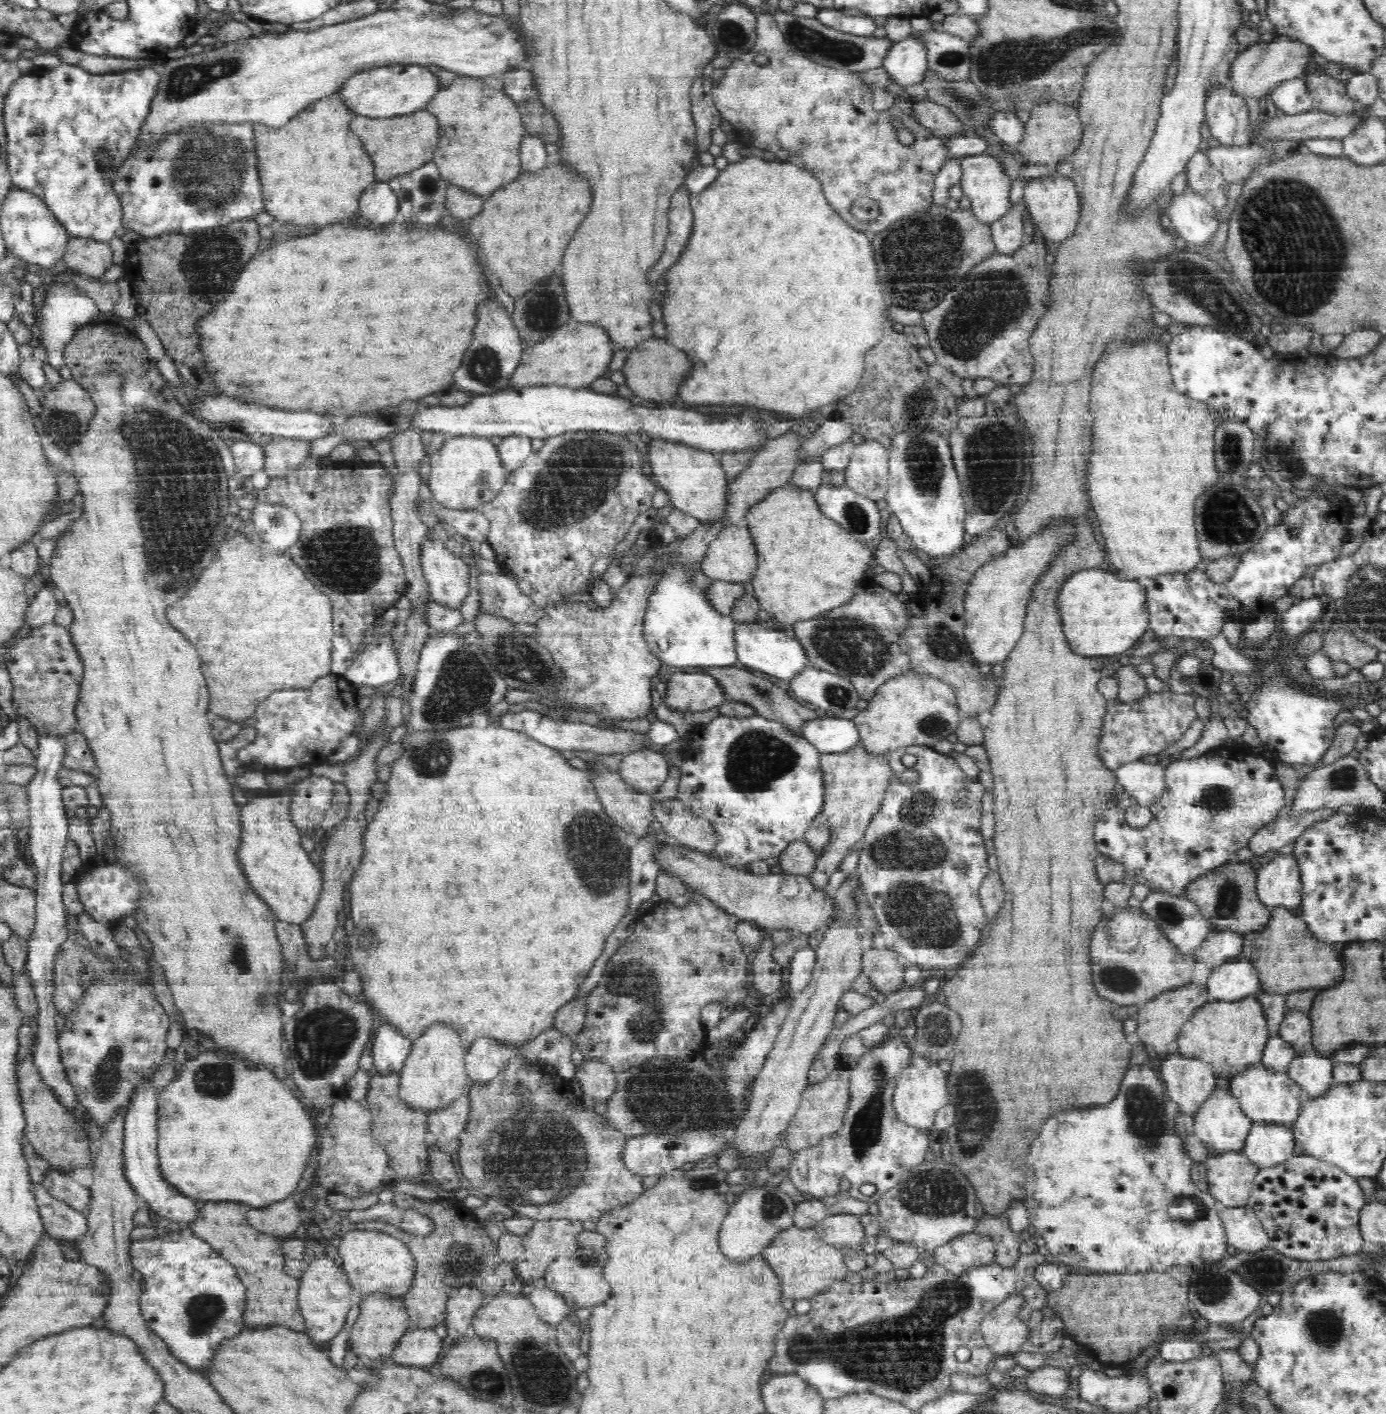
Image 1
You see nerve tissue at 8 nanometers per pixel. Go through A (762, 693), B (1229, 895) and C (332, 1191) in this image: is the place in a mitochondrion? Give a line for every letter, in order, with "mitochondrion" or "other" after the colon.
A: mitochondrion
B: mitochondrion
C: other

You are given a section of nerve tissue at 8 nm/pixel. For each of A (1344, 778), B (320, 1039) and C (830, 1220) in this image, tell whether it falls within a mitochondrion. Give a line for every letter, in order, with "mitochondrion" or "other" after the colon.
A: mitochondrion
B: mitochondrion
C: other

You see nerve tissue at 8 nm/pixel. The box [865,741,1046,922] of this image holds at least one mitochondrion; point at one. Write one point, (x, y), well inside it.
(907, 847)

